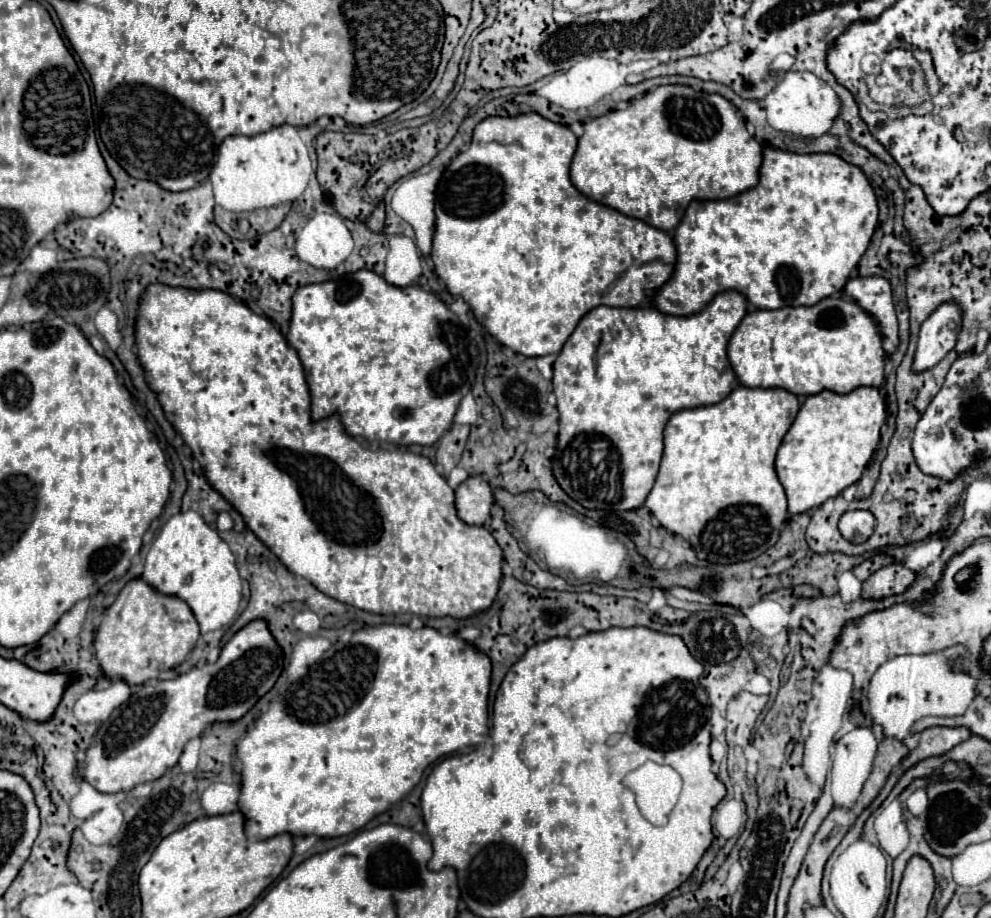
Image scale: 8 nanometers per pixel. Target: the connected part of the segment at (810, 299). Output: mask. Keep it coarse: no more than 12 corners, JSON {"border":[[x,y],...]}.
{"border":[[763,148],[755,188],[693,200],[651,304],[837,296],[877,198],[837,154]]}

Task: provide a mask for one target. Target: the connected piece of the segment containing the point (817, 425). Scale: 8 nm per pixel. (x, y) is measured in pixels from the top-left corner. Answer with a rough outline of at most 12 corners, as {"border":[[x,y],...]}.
{"border":[[807,396],[775,458],[791,514],[855,484],[885,402]]}

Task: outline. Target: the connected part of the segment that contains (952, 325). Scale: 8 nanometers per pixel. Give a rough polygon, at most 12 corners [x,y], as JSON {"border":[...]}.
{"border":[[941,304],[923,324],[913,372],[925,372],[955,348],[961,310]]}

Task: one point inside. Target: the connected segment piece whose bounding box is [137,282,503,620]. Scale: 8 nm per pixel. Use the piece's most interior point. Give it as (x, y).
(375, 529)

